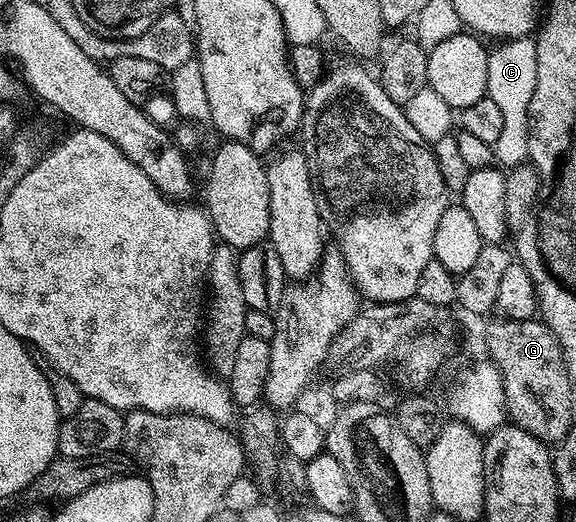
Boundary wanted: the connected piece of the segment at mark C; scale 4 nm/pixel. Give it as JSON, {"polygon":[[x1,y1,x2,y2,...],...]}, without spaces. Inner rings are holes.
{"polygon":[[513,37,504,40,496,49,492,48,487,55,489,75,487,76,487,96,497,103,501,110,502,130,495,144,495,159,500,166,514,167,528,160,529,151,529,103,533,99,533,91,537,87,537,47,531,37]]}

